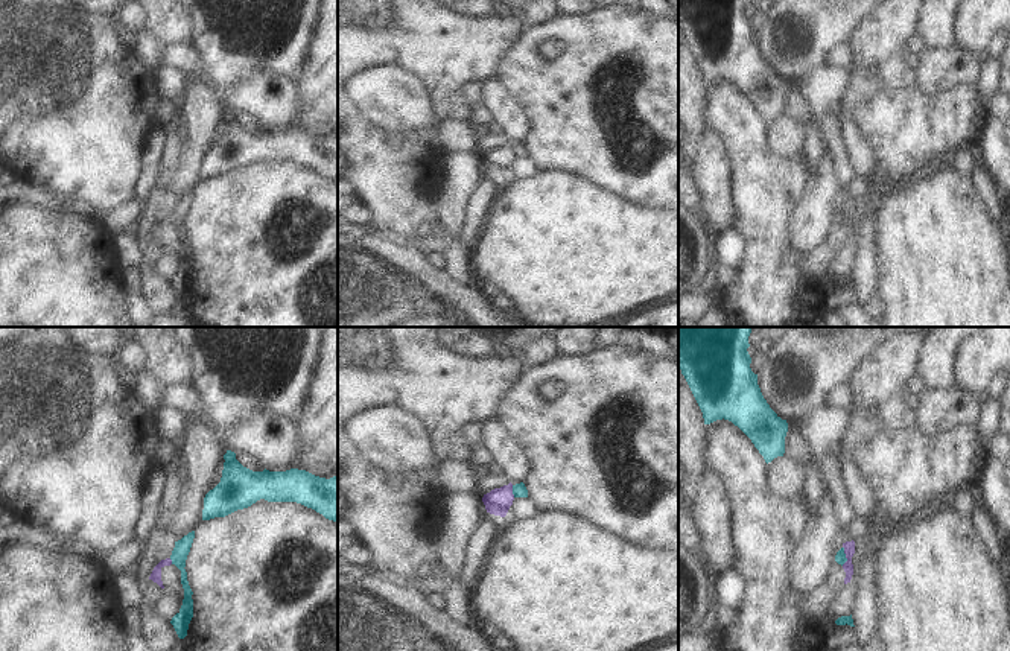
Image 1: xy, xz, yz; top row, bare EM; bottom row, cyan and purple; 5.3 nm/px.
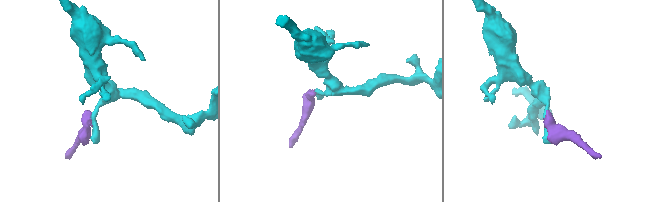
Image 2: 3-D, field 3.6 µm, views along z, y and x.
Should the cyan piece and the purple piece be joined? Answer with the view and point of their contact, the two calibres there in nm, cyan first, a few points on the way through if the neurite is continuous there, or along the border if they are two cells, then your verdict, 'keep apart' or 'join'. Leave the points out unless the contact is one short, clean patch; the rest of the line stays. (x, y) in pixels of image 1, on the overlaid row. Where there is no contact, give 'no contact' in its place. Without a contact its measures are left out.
contact yz (844, 555); calibres 60 and 60 nm; border yz (843, 546), (846, 560), (841, 565); keep apart

